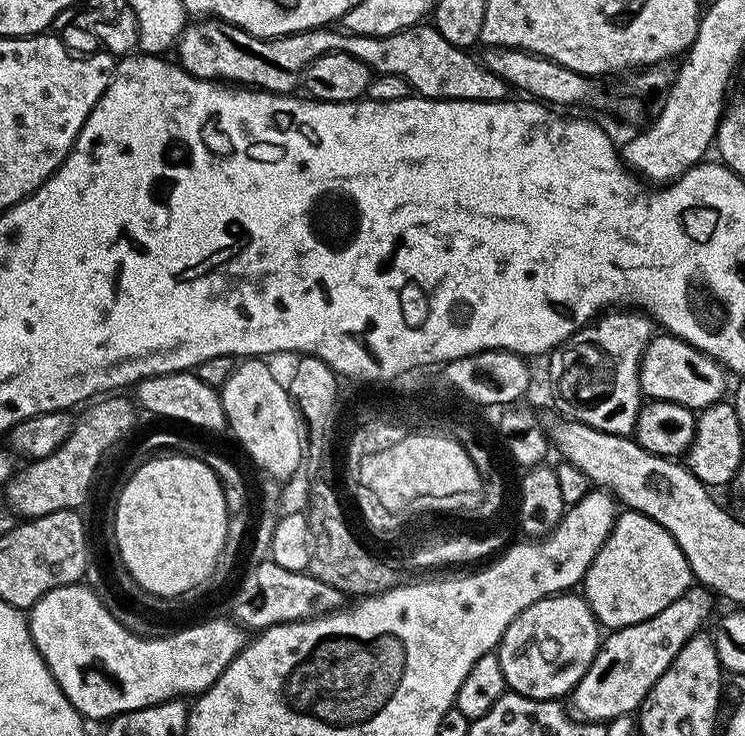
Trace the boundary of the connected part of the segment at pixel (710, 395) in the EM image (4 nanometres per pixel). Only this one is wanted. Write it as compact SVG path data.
M667 334L653 335L645 346L645 352L640 358L639 377L640 391L645 397L670 400L693 410L703 410L712 404L721 403L729 391L729 377L718 361L711 360L705 352L700 352L677 336Z

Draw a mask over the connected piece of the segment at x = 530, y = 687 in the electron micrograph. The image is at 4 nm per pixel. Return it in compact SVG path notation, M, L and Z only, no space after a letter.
M557 594L534 602L504 632L498 655L505 685L511 691L535 700L551 700L571 693L594 662L602 632L583 595Z

